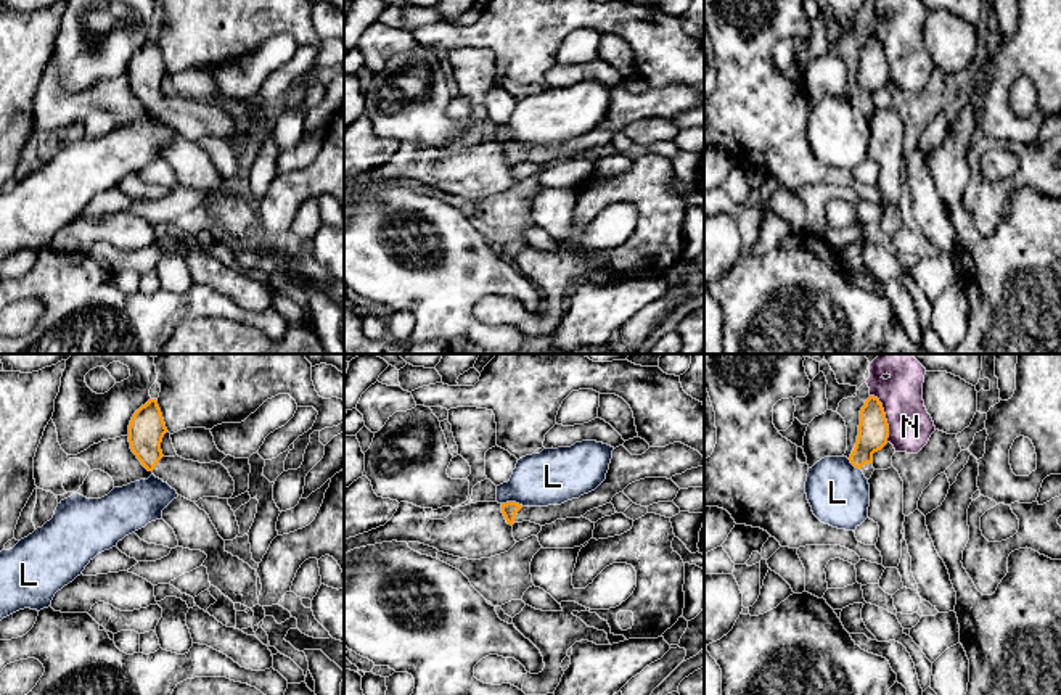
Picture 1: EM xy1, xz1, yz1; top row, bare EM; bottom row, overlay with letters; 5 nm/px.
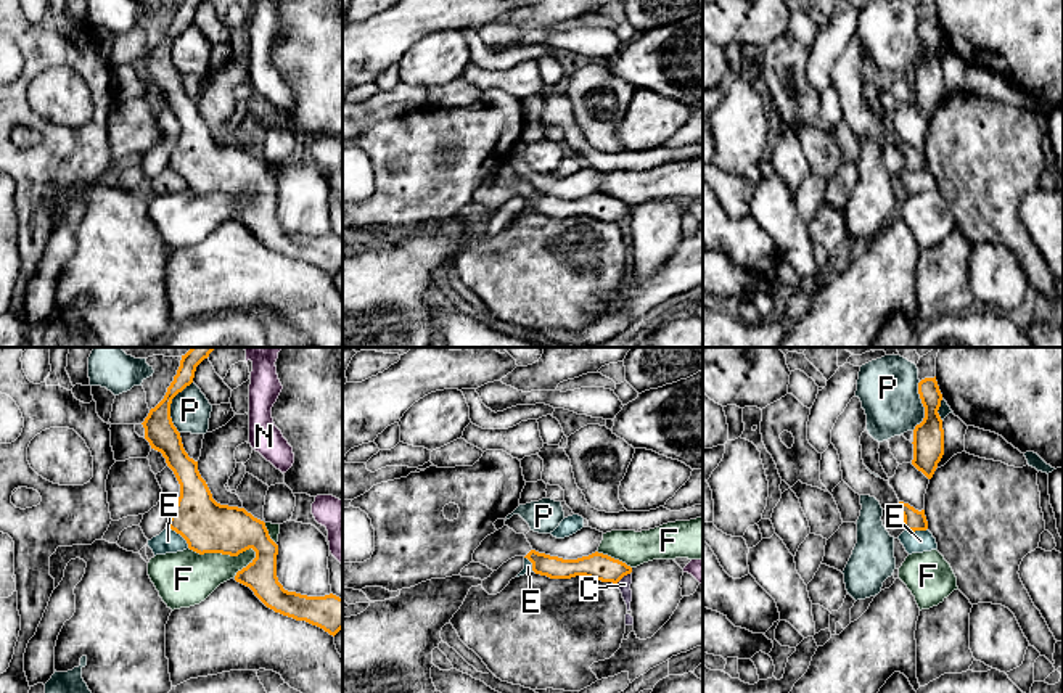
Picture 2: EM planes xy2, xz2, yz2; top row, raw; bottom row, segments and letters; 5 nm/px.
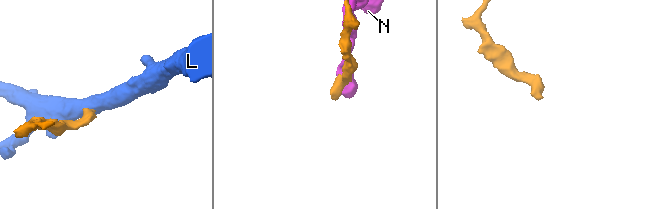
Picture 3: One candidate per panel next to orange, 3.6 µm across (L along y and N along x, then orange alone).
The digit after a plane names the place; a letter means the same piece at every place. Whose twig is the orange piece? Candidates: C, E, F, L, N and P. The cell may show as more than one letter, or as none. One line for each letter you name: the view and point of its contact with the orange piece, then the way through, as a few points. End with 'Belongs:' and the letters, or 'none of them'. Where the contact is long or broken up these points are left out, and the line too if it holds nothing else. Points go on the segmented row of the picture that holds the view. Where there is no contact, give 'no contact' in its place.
Belongs: none of them

